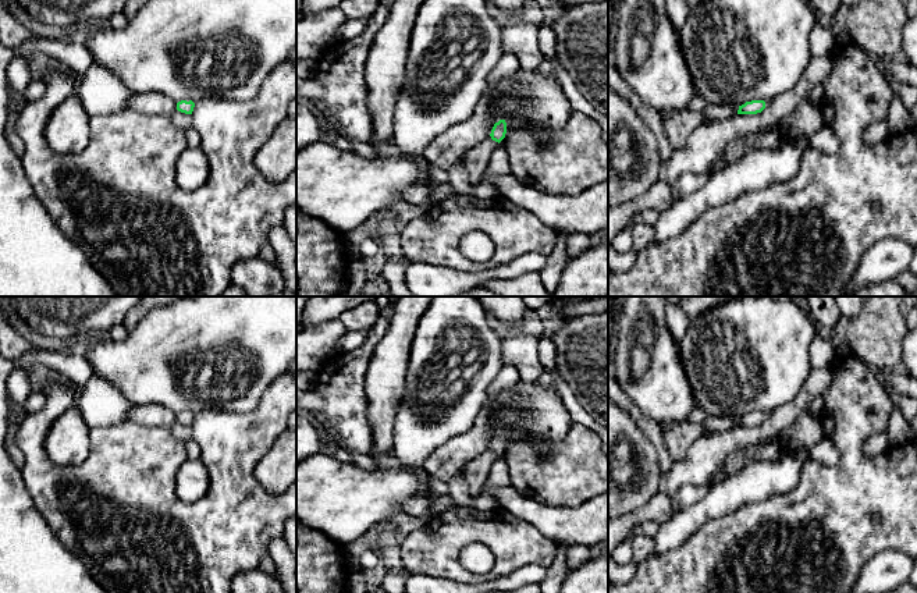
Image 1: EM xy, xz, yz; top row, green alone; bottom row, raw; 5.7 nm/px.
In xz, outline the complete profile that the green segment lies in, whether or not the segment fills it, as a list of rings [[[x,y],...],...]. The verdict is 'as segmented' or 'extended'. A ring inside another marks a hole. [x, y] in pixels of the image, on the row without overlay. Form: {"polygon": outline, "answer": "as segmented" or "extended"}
{"polygon": [[[500,432],[494,436],[491,445],[484,452],[466,462],[466,465],[463,466],[461,473],[468,483],[468,493],[472,498],[479,497],[481,489],[486,487],[490,469],[494,461],[505,450],[505,445],[507,434],[505,432]]], "answer": "extended"}

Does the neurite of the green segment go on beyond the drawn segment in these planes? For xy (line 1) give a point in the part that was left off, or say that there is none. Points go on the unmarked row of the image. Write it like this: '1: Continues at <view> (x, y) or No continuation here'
1: No continuation here

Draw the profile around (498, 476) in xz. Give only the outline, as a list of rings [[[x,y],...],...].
[[[498,457],[488,473],[486,487],[502,489],[511,486],[508,464],[504,458]]]

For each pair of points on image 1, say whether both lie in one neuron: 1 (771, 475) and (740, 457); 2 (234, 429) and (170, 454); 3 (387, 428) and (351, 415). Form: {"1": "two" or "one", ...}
{"1": "two", "2": "one", "3": "two"}

